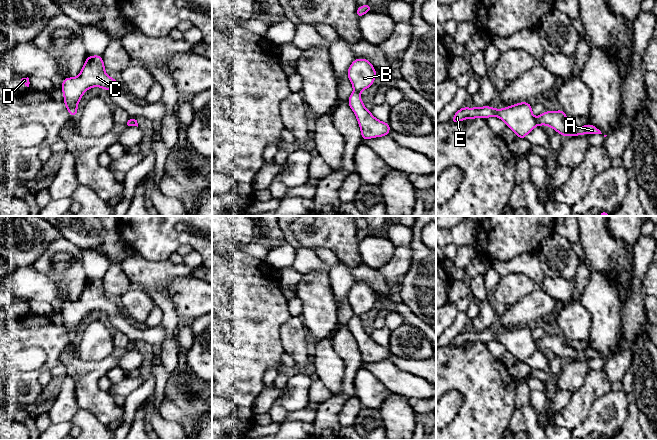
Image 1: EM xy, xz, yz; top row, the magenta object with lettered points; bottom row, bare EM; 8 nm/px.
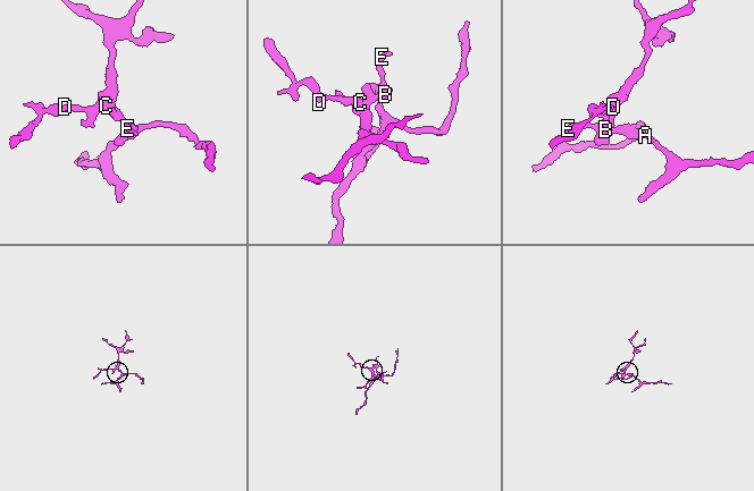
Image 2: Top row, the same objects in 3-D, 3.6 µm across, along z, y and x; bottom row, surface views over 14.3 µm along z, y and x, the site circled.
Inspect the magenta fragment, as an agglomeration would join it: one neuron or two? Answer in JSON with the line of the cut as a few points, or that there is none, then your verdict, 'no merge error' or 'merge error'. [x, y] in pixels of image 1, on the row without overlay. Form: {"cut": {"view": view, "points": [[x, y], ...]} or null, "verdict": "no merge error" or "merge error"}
{"cut": {"view": "yz", "points": [[535, 342], [537, 348]]}, "verdict": "merge error"}

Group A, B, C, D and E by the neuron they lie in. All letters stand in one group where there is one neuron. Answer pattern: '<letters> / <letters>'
A / B C D E

